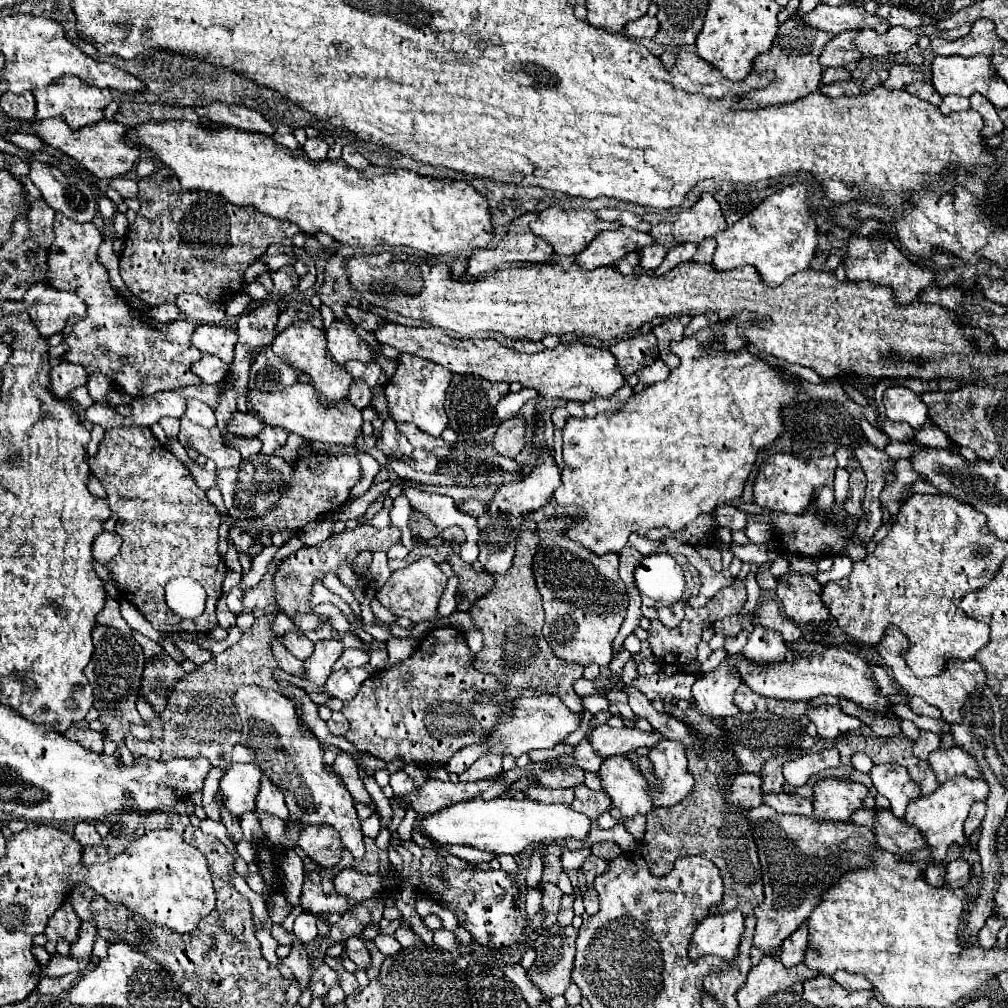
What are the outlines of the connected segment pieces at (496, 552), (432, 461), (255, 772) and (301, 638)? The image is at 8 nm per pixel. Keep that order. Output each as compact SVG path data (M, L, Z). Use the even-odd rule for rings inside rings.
M544 445L544 457L538 459L536 467L518 483L512 485L502 485L498 495L492 499L490 507L488 507L488 515L478 519L478 529L480 529L480 539L478 539L478 547L480 547L480 565L484 571L498 575L510 569L512 559L516 555L516 537L520 533L522 523L526 521L524 515L536 509L542 509L550 499L554 489L560 485L560 469L556 467L554 459L550 457L546 445Z
M414 449L414 469L418 469L418 471L424 471L424 473L434 473L436 471L436 467L438 467L438 459L436 459L436 455L432 453L432 451L418 451L418 449Z
M232 763L220 779L226 809L240 817L246 811L256 811L256 793L260 793L262 771L254 763Z
M286 633L286 635L284 635L284 647L286 647L294 657L298 657L300 661L306 661L306 659L312 655L314 643L312 643L306 635Z

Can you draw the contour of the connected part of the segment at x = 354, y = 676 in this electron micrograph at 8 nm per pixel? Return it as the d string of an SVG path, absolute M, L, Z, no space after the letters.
M360 667L360 669L340 669L340 671L334 671L324 689L330 697L336 697L340 701L350 701L356 691L360 689L360 685L370 677L368 669L366 667Z

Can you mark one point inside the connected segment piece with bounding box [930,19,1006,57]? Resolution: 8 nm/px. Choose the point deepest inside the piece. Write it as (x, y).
(982, 40)

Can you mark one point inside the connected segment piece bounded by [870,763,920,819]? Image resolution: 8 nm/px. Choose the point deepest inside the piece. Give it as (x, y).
(892, 781)

